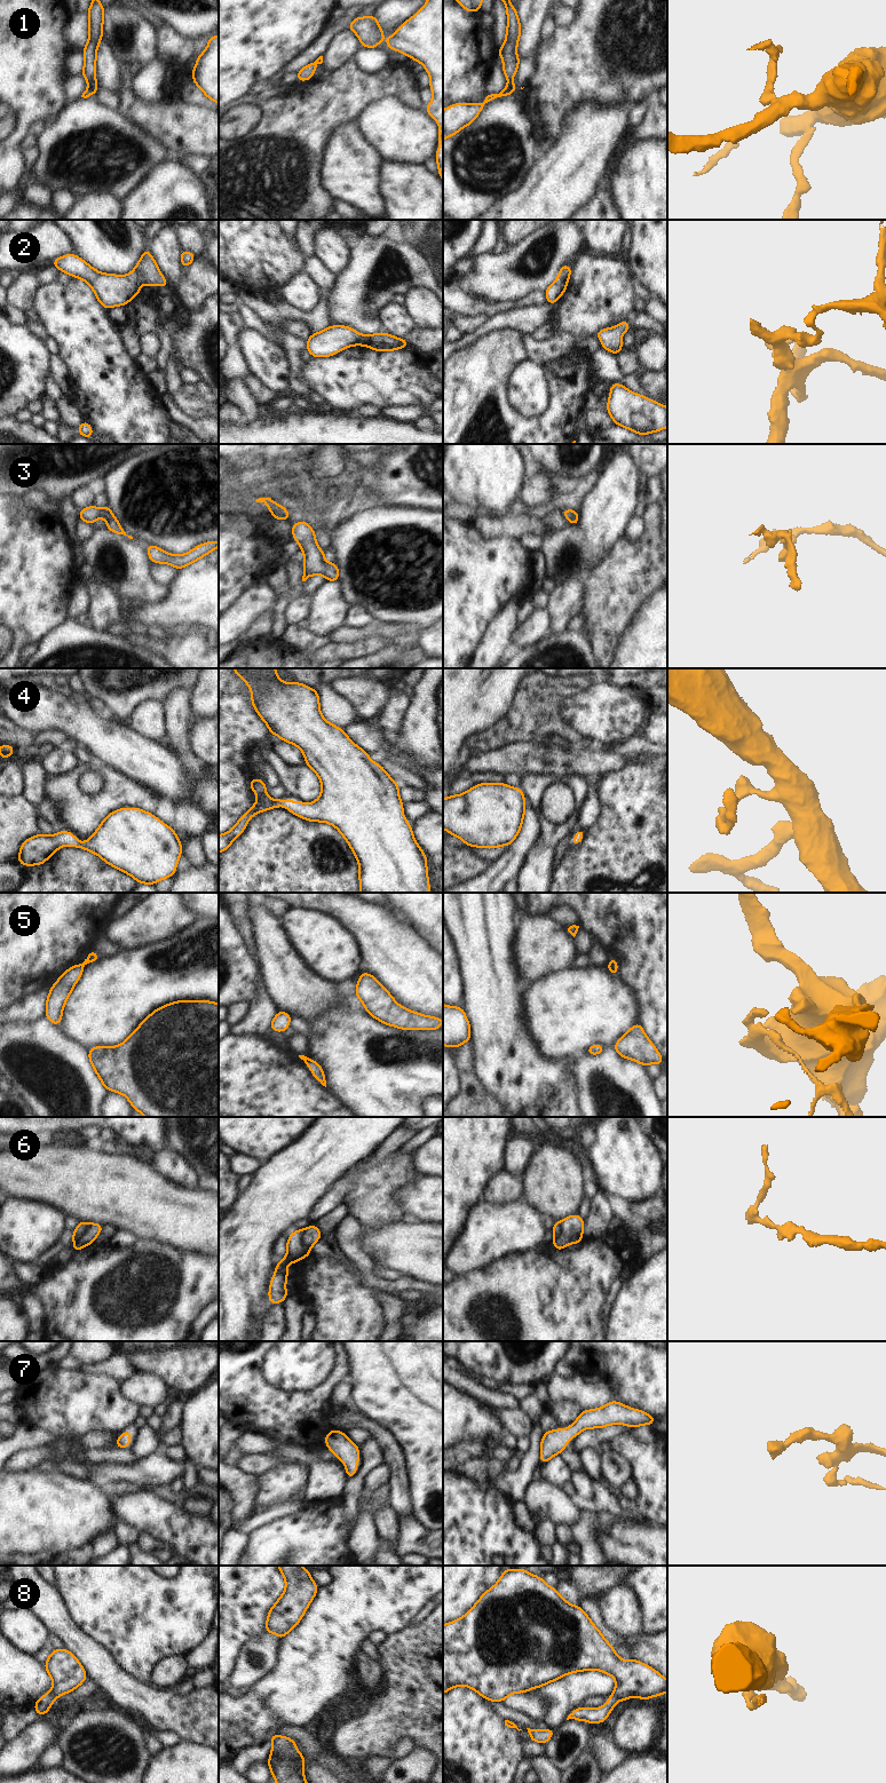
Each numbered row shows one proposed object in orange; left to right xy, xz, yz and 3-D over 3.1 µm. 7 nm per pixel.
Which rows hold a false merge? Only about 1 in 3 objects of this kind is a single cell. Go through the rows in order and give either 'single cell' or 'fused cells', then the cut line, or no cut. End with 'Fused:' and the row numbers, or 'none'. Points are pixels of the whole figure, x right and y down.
1: fused cells | yz (508, 79), (511, 82), (511, 92), (508, 94)
2: fused cells | xy (125, 276), (139, 285)
3: single cell | no cut
4: single cell | no cut
5: fused cells | xy (80, 964), (82, 966)
6: fused cells | xz (302, 1229), (300, 1244), (305, 1249), (306, 1254)
7: single cell | no cut
8: fused cells | yz (614, 1693), (618, 1698)
Fused: 1, 2, 5, 6, 8

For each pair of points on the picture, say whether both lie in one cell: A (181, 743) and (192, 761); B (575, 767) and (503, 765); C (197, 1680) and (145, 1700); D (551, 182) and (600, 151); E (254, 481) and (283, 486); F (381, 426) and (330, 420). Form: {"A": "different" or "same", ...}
{"A": "same", "B": "same", "C": "different", "D": "same", "E": "same", "F": "same"}

